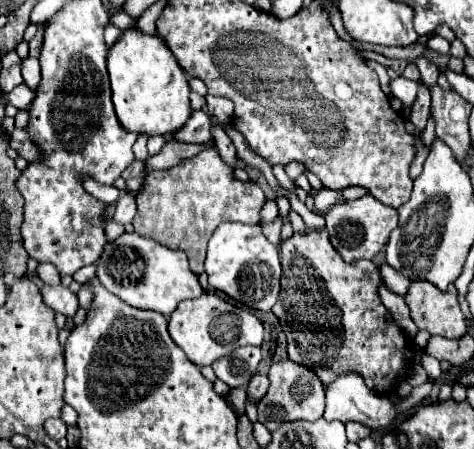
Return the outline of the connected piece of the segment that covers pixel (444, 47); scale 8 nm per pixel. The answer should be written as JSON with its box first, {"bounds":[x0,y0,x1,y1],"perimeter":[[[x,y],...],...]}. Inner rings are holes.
{"bounds":[428,37,450,55],"perimeter":[[[432,37],[428,41],[428,47],[440,55],[450,55],[450,41],[446,41],[444,37]]]}

